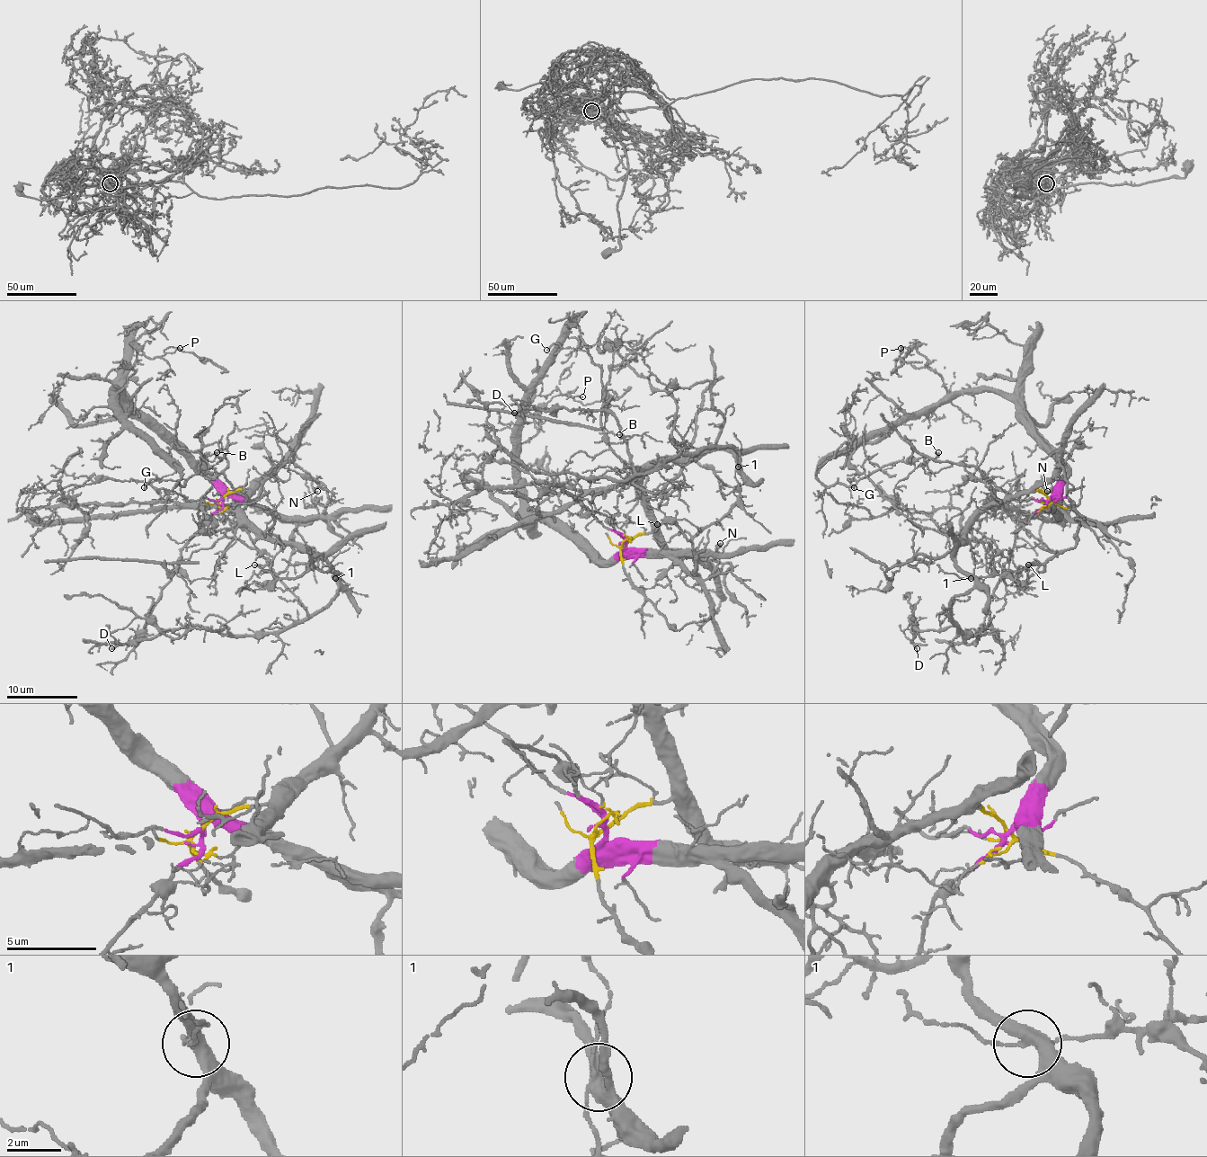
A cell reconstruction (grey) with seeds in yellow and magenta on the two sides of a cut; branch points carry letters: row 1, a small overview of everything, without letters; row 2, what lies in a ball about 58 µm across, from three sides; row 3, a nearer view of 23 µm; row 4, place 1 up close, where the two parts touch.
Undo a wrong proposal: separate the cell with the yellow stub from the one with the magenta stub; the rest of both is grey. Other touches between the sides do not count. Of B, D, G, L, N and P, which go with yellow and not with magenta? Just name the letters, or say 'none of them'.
B, D, N

